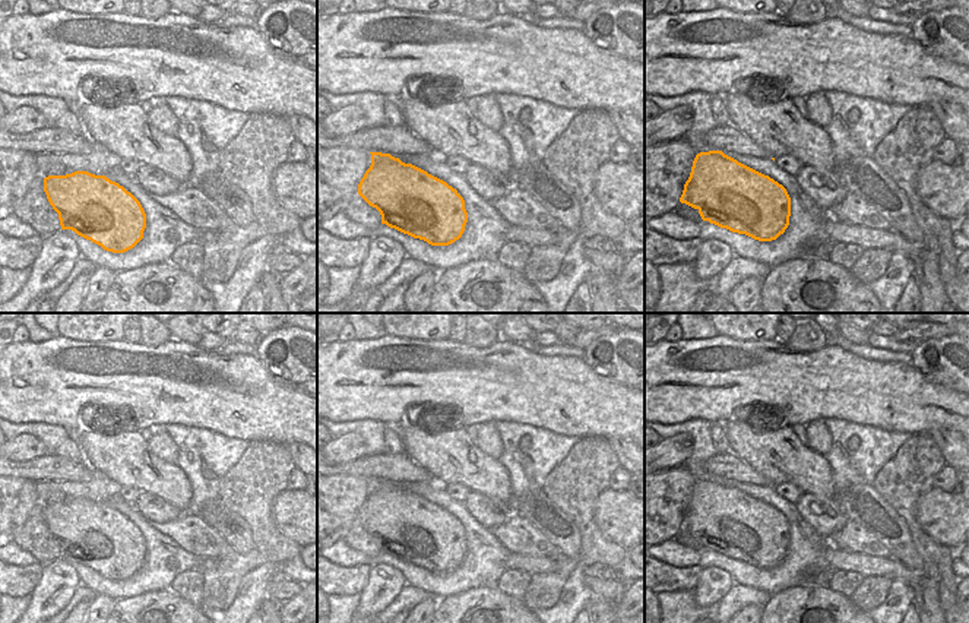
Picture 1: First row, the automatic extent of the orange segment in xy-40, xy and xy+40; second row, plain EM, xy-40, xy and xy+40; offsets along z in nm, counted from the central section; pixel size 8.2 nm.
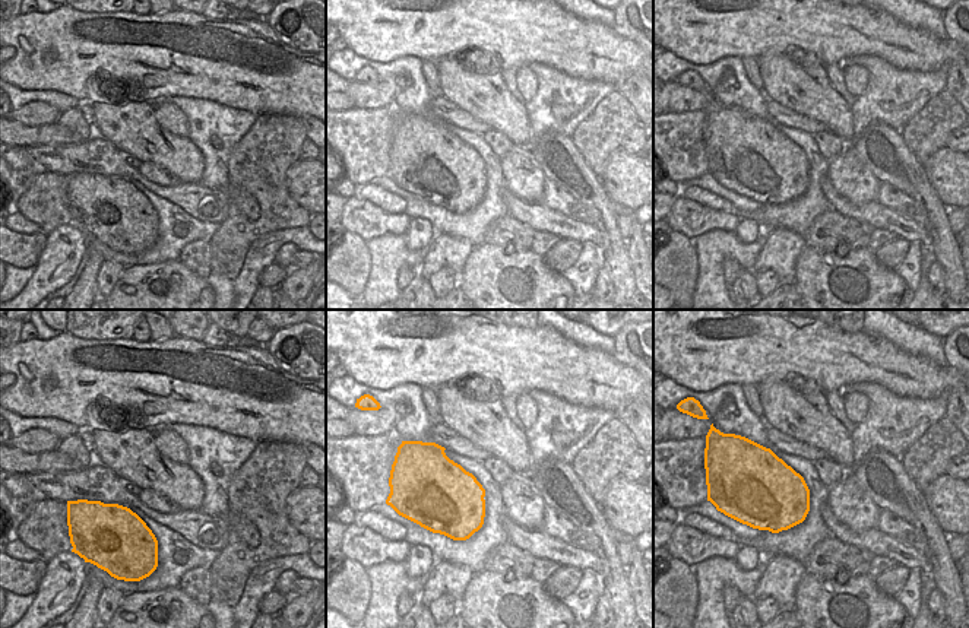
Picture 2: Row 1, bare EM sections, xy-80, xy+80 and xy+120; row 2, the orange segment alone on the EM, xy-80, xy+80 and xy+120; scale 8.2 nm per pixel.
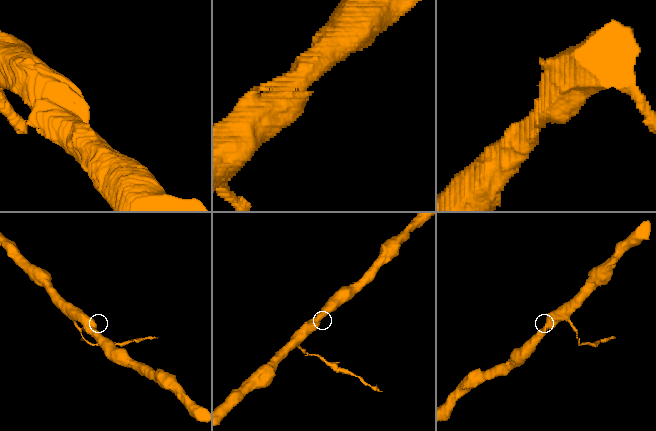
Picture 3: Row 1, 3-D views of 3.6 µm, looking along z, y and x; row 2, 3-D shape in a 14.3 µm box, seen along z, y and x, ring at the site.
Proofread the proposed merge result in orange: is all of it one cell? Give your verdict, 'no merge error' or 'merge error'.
no merge error

